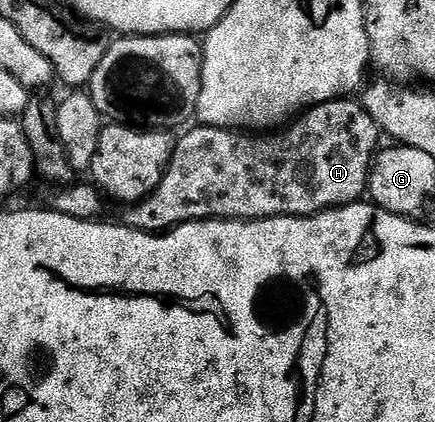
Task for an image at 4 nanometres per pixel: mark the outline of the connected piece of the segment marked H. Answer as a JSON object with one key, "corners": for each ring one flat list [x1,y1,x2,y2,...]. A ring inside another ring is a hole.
{"corners":[[342,98,340,100,332,100,331,102,323,102,322,104,317,104,315,107,308,109,300,115,296,117,286,127,284,130,286,132,278,131,276,134,278,136,273,136,270,140,260,140,260,135,257,134,246,134,244,131,241,130,230,130,228,128,206,128,204,126,196,126,197,128,190,127,188,131,189,133,186,134,185,137,178,139,176,141,175,147,173,149,173,157,171,158,171,162,169,163,169,168,165,172,165,177,161,180,161,185,157,187,152,194,150,194,148,200,141,201,140,204,136,206,129,206,124,209,125,217,123,217,123,223,126,228,134,228,136,232,152,232,154,234,164,234,174,228,178,228,181,224,189,224,193,220,266,220,267,218,271,218,272,216,313,216,317,212,325,212,329,208,342,208,344,204,356,204,358,201,362,199,366,195,368,186,369,186,369,170,373,166,373,157,377,155,379,151,379,143,377,144,377,139,382,139,383,133,380,128,378,128,377,123,371,118,371,114,367,114,367,110,365,109,364,103,358,102,356,104,356,99,353,98]]}

